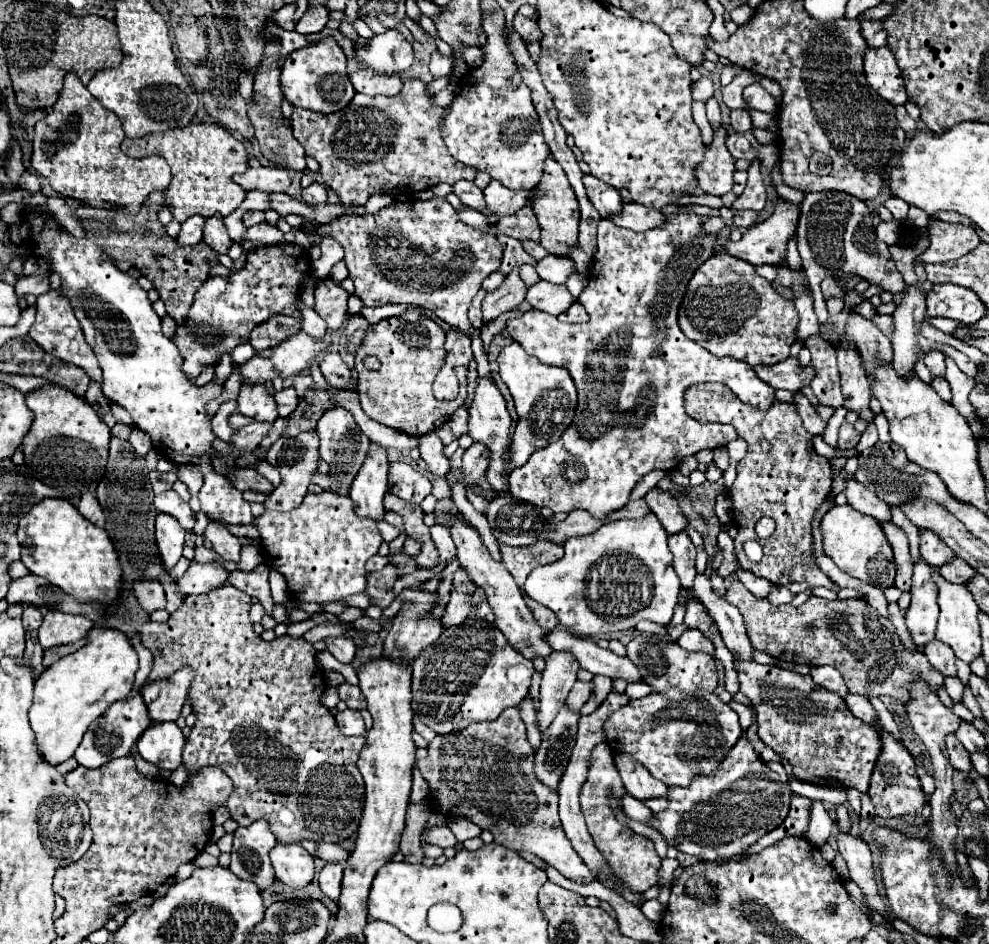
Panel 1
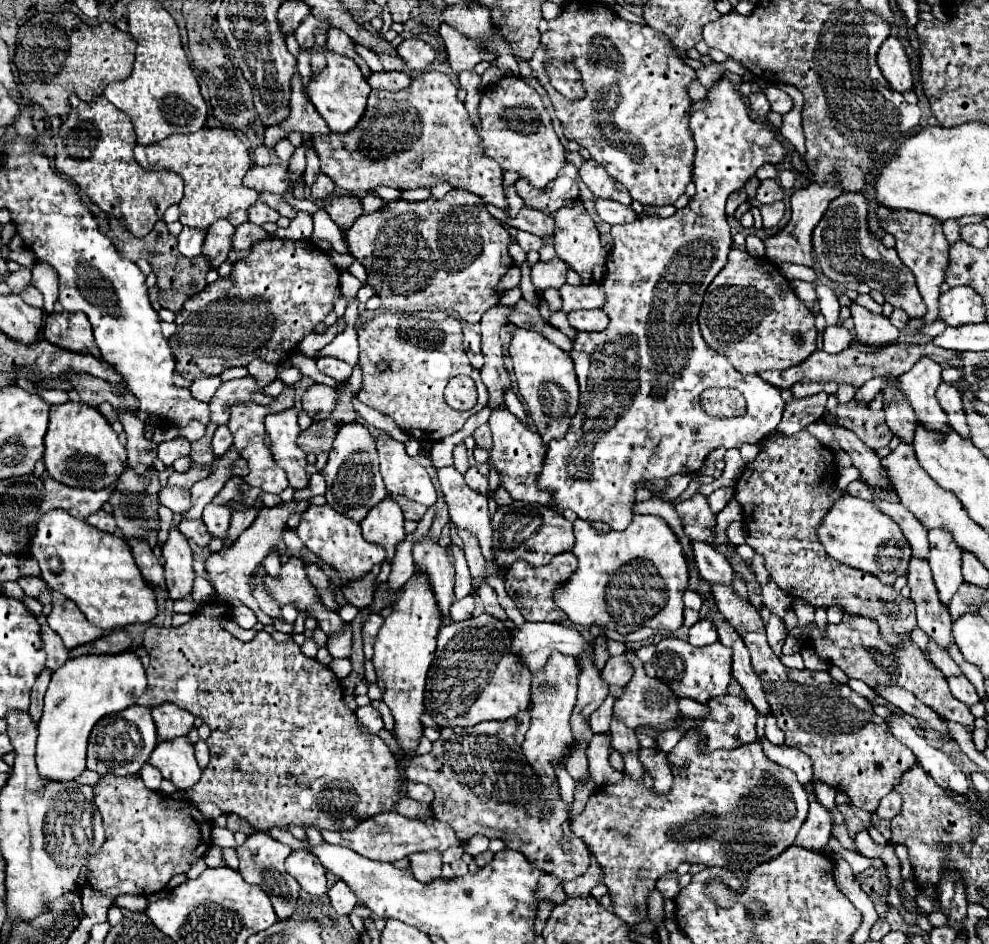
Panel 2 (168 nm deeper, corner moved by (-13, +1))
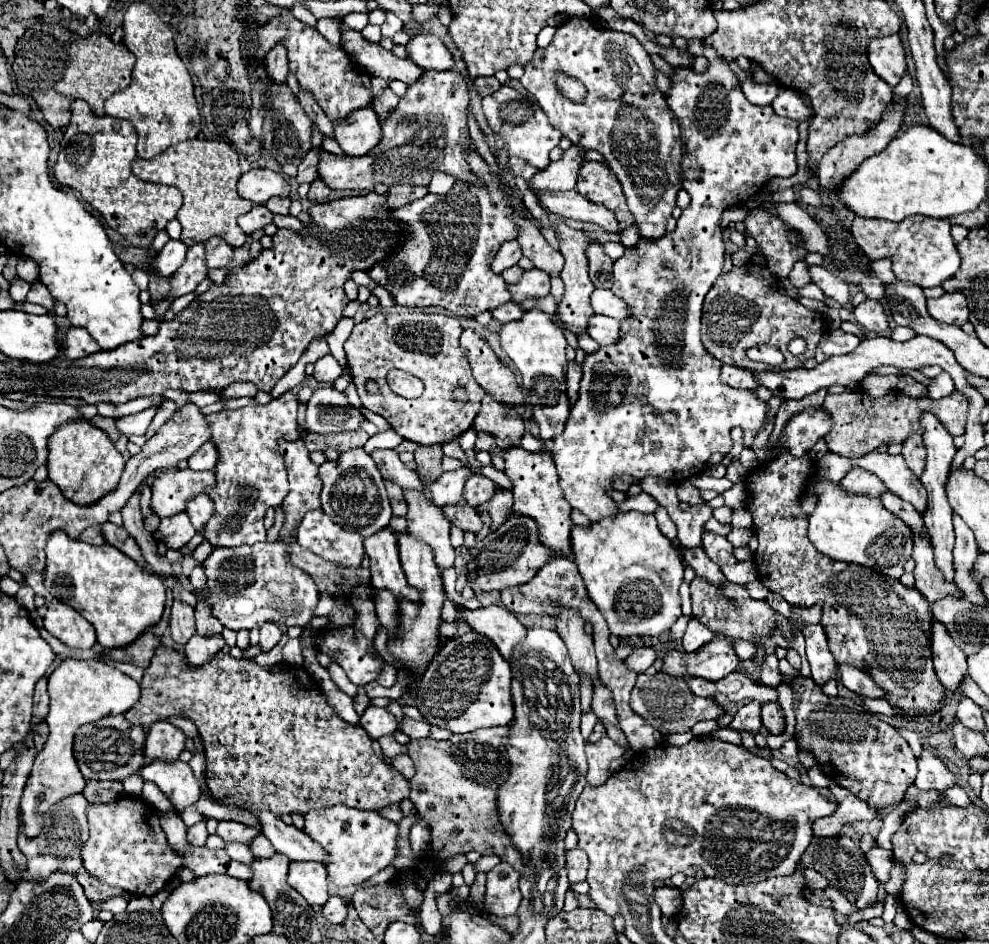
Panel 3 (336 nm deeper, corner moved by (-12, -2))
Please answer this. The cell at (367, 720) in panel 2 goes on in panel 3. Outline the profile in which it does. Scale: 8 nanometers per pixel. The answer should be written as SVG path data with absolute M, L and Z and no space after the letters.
M368 707L366 713L360 717L362 721L362 727L366 729L366 733L372 737L372 739L380 739L384 735L390 735L398 729L398 723L394 719L392 713L388 713L386 709L382 707Z

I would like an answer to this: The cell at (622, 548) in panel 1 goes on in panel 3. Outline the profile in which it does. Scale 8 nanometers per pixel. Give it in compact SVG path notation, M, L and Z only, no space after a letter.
M628 511L588 527L576 525L572 527L572 551L588 595L614 635L660 635L682 615L678 587L684 563L672 541L660 533L654 515Z

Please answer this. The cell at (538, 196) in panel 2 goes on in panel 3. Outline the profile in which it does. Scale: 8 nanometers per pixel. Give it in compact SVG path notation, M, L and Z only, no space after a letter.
M572 145L568 151L564 151L562 159L556 163L550 163L548 169L540 171L538 177L534 177L530 183L534 189L552 189L552 191L570 191L576 187L578 167L584 157L584 149L578 149Z

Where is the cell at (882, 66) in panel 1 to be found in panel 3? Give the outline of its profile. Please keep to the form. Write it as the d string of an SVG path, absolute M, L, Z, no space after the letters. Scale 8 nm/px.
M898 35L876 37L868 45L868 63L888 85L896 87L906 69L906 51Z

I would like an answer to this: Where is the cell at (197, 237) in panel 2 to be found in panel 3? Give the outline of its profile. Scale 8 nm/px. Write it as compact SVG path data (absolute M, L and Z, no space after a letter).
M170 239L164 249L156 255L156 259L152 261L152 271L164 279L164 277L170 277L178 267L180 267L180 261L184 261L184 253L188 249L182 245L182 241L174 241Z

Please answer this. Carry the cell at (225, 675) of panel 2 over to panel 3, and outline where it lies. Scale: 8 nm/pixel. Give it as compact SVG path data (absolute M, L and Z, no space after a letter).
M158 647L150 667L144 669L140 693L138 703L124 713L126 721L148 729L152 723L170 715L188 717L204 741L206 783L212 799L220 805L236 805L252 815L268 809L276 817L290 813L306 815L312 809L324 809L328 805L378 811L400 803L410 793L410 783L376 757L368 733L342 721L302 667L258 667L250 659L234 659L222 651L202 667L188 667L180 653Z

